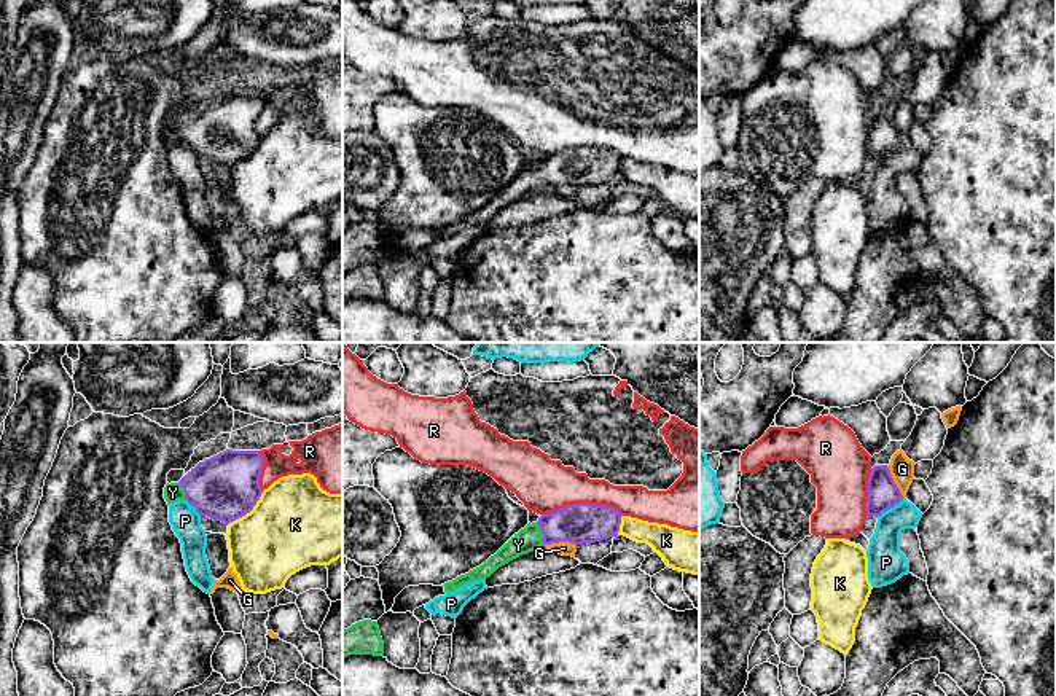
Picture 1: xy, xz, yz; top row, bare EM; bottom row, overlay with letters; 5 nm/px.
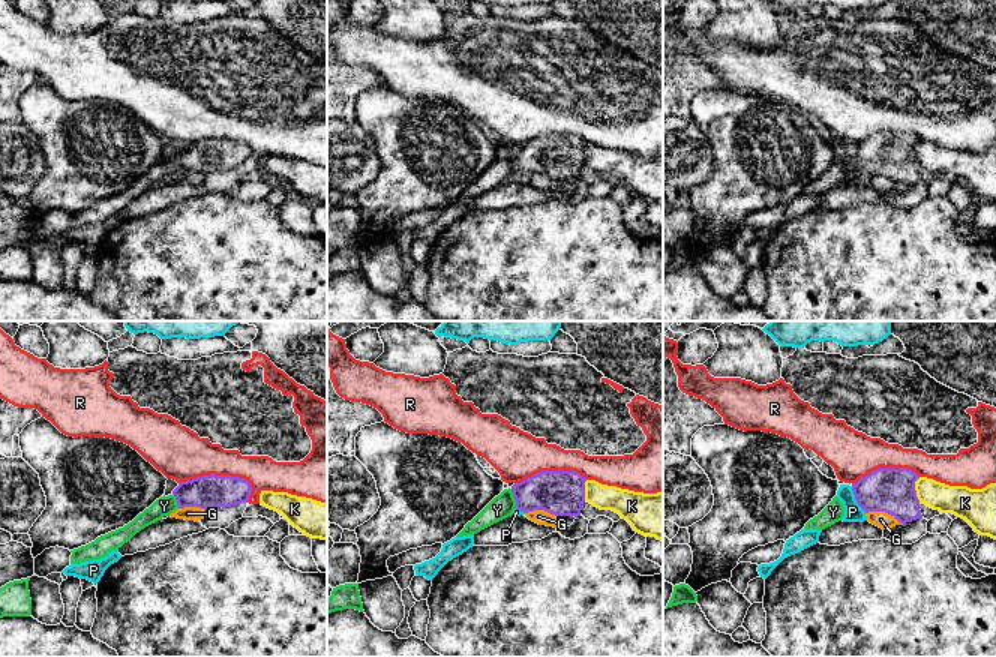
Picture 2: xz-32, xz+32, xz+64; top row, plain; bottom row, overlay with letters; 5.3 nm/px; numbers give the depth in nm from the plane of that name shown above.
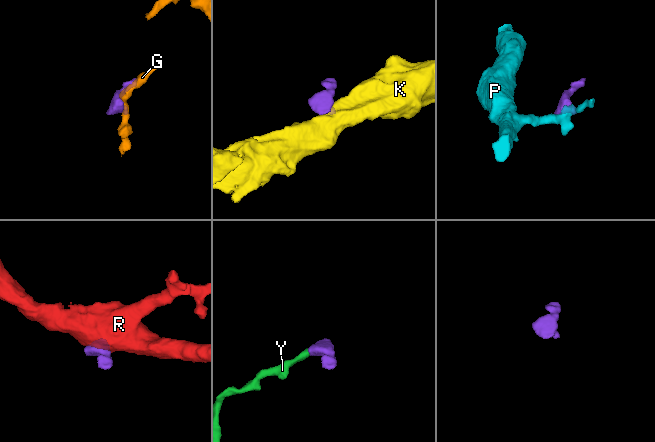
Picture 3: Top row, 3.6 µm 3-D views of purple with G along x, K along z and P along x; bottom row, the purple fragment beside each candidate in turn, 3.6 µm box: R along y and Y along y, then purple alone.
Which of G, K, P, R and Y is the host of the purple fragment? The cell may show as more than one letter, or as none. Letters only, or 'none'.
Y

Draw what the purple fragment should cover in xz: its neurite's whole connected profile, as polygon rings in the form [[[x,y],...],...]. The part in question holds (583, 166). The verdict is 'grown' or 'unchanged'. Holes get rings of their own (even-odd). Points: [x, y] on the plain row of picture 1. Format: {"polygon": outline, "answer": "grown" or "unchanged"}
{"polygon": [[[567,148],[553,156],[542,158],[537,166],[529,166],[524,172],[514,177],[484,207],[452,225],[444,226],[444,236],[449,237],[463,228],[486,223],[499,210],[545,188],[559,185],[591,188],[607,183],[618,178],[620,167],[621,158],[607,148]]], "answer": "grown"}

